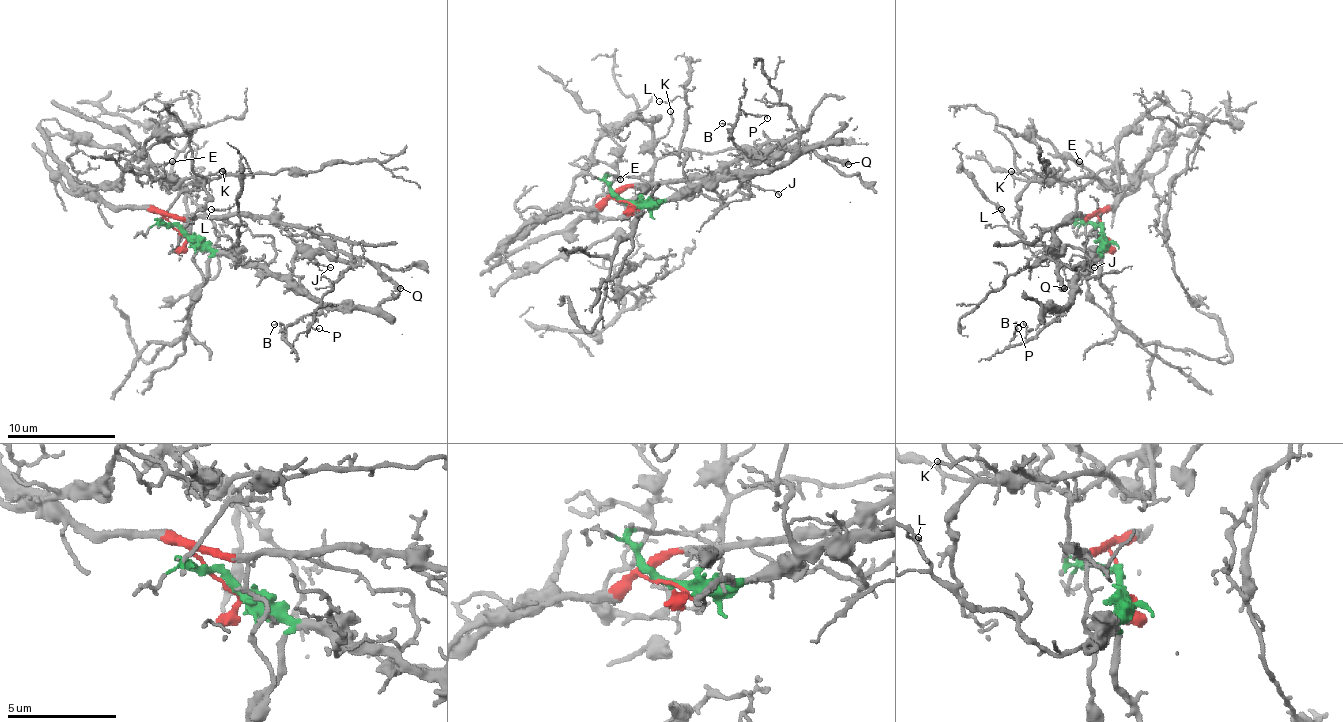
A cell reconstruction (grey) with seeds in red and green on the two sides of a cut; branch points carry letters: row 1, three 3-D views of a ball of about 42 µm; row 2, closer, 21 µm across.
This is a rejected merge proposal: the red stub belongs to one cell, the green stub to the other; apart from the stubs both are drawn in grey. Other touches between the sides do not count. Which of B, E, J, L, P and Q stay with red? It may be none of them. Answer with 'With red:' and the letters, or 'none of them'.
With red: E, Q

